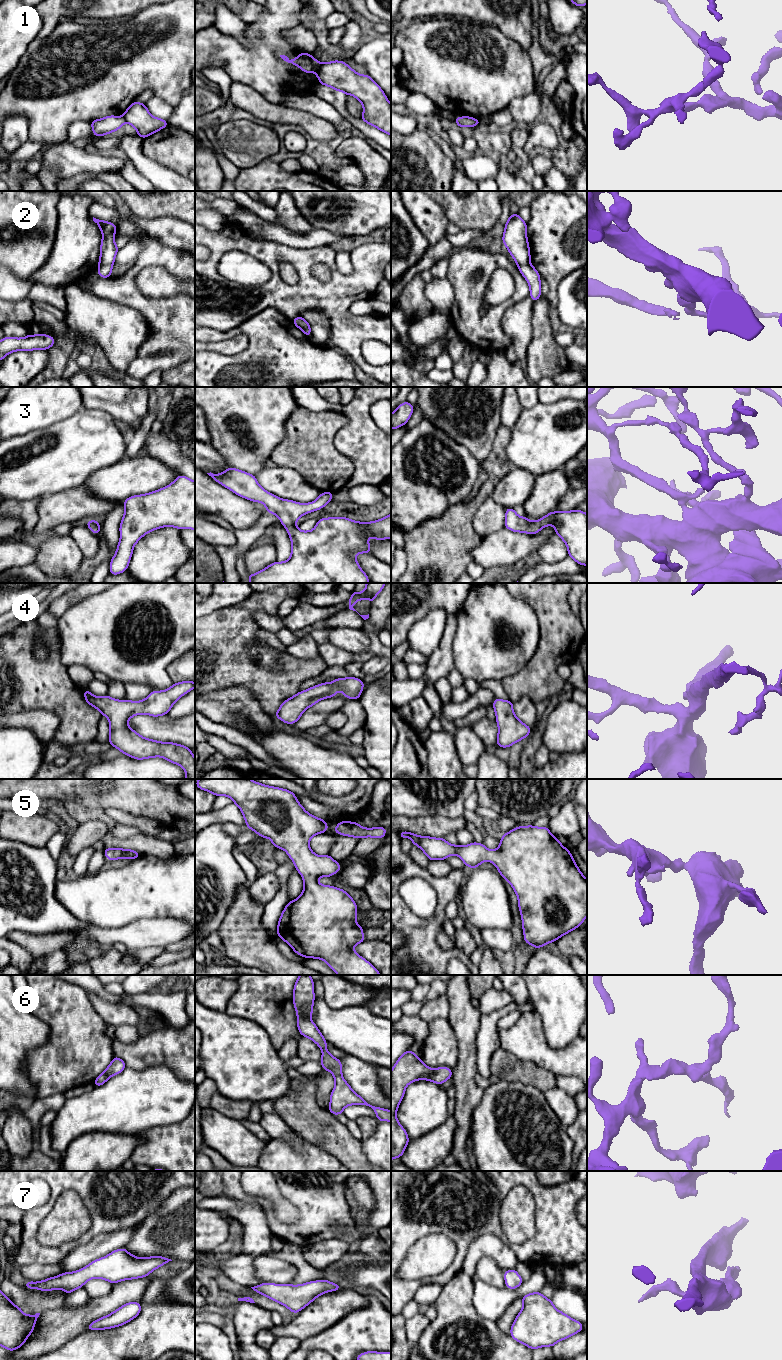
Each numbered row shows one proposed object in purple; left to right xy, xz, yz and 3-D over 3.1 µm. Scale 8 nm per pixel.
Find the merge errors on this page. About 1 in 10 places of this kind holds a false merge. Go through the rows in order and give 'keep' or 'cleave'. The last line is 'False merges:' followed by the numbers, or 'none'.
1: cleave
2: keep
3: keep
4: keep
5: keep
6: keep
7: keep
False merges: 1

